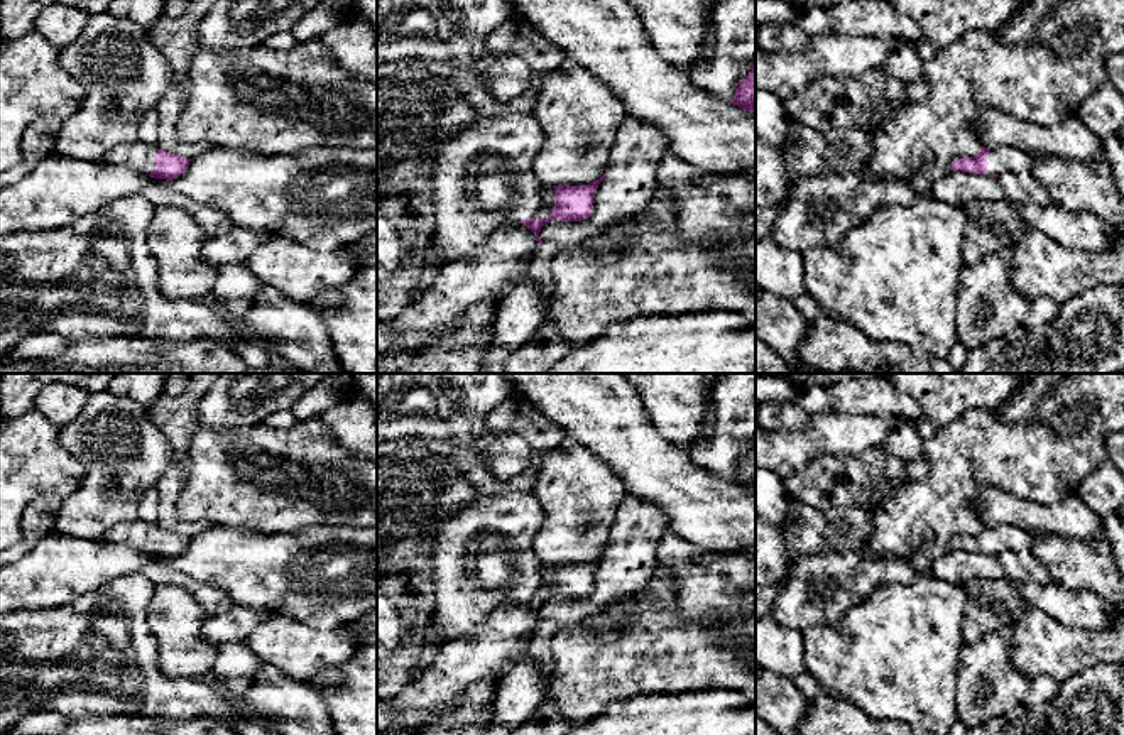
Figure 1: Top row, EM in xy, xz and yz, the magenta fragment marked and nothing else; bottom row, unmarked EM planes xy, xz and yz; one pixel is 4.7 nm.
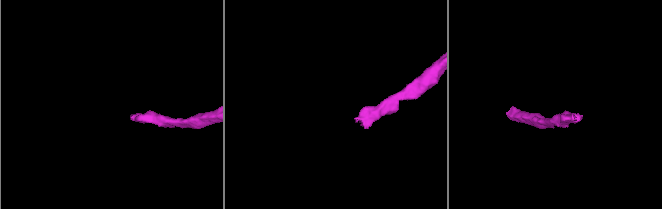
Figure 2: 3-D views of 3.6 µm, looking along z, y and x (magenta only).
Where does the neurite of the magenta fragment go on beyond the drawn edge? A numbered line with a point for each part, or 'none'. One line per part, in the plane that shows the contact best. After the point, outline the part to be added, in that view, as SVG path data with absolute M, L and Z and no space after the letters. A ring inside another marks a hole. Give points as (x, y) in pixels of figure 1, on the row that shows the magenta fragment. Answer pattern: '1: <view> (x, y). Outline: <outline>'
1: xy (139, 156). Outline: M144 142L118 144L103 159L106 164L123 166L140 174L150 174L156 169L154 157L157 145L147 145Z

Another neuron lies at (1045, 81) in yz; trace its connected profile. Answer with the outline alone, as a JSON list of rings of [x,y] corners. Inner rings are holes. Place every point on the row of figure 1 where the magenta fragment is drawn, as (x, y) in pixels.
[[[1067,0],[1053,14],[1039,22],[1036,39],[1029,44],[1002,44],[994,30],[972,30],[923,63],[930,95],[919,103],[904,103],[898,113],[886,118],[870,135],[872,154],[865,171],[869,179],[911,179],[923,194],[931,194],[933,184],[948,176],[952,162],[974,157],[982,149],[980,137],[985,132],[980,117],[982,108],[1001,110],[1016,120],[1048,127],[1075,117],[1082,103],[1105,81],[1107,61],[1124,52],[1124,0]]]

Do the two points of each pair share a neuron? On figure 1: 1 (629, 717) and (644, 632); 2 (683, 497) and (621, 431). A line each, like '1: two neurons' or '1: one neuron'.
1: two neurons
2: one neuron

